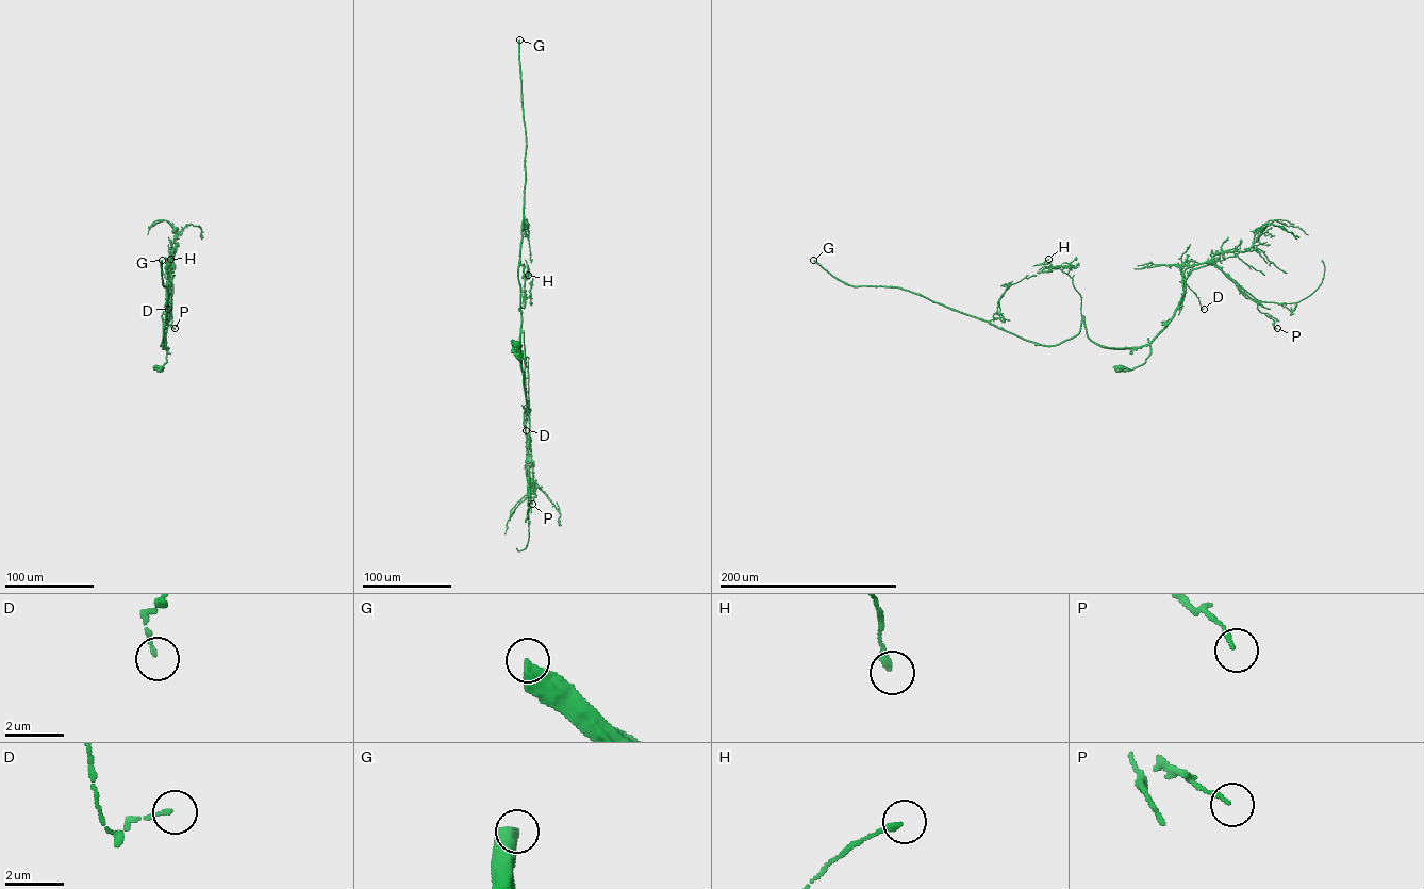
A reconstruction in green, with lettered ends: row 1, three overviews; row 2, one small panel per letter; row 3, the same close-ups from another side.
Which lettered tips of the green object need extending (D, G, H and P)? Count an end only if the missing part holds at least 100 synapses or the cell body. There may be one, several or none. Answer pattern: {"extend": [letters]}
{"extend": ["G"]}

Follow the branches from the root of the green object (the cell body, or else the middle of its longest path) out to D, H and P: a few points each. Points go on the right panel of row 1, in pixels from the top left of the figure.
D: (1116, 369), (1131, 369), (1145, 362), (1151, 352), (1149, 344), (1182, 300), (1184, 282), (1204, 309)
H: (1116, 369), (1141, 365), (1151, 346), (1108, 348), (1094, 343), (1072, 278), (1049, 263), (1041, 264), (1048, 259)
P: (1116, 369), (1145, 362), (1149, 344), (1179, 301), (1184, 272), (1201, 263), (1213, 262), (1277, 328)

